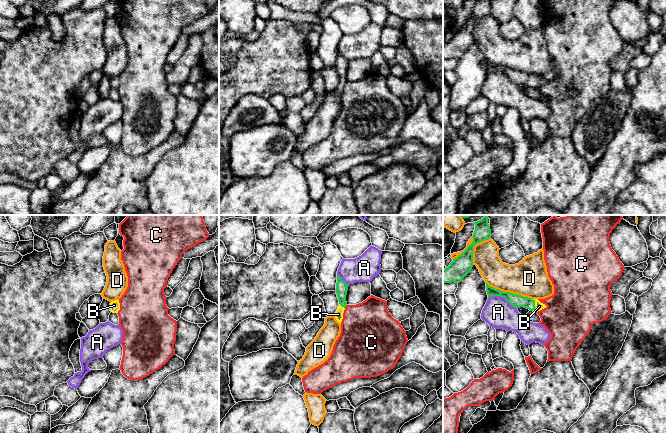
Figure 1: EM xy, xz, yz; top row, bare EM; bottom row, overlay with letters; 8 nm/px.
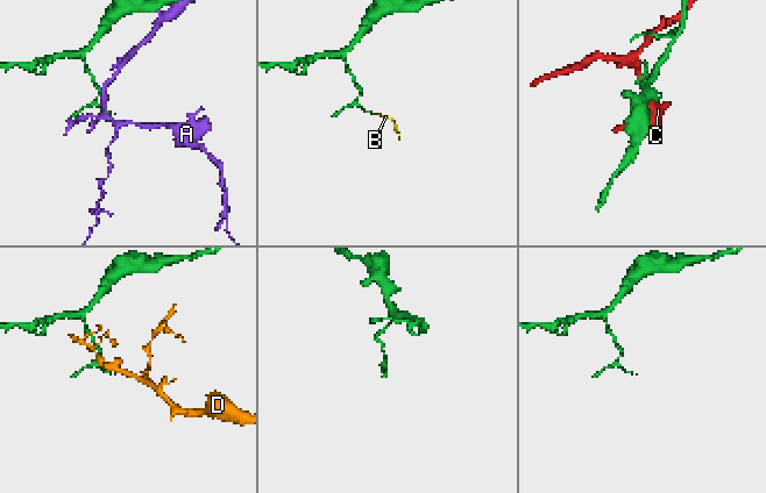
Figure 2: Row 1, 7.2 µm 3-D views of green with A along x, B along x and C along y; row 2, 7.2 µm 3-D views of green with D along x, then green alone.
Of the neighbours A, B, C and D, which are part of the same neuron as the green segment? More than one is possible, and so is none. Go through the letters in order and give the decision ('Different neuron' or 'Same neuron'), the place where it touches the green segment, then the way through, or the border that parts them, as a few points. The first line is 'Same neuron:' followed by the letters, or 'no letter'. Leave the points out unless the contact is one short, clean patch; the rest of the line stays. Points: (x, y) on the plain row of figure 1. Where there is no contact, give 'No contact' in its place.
Same neuron: B
A: Different neuron. Touches green at yz (503, 72). Boundary: yz (488, 72), (503, 72), (517, 84)
B: Same neuron. Touches green at yz (534, 81). Path across: yz (517, 77), (524, 77), (534, 81), (539, 82)
C: Different neuron. Touches green at xz (345, 82). Boundary: xz (347, 81), (344, 83)
D: Different neuron. Touches green at yz (509, 68)

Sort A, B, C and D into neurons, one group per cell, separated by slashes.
A / B / C / D

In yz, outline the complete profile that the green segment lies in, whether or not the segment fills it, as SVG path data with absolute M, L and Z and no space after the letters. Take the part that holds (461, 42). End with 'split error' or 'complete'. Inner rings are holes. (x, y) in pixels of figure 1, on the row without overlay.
M475 0L473 18L466 26L443 45L443 59L460 59L473 43L474 22L491 14L489 0Z; complete

